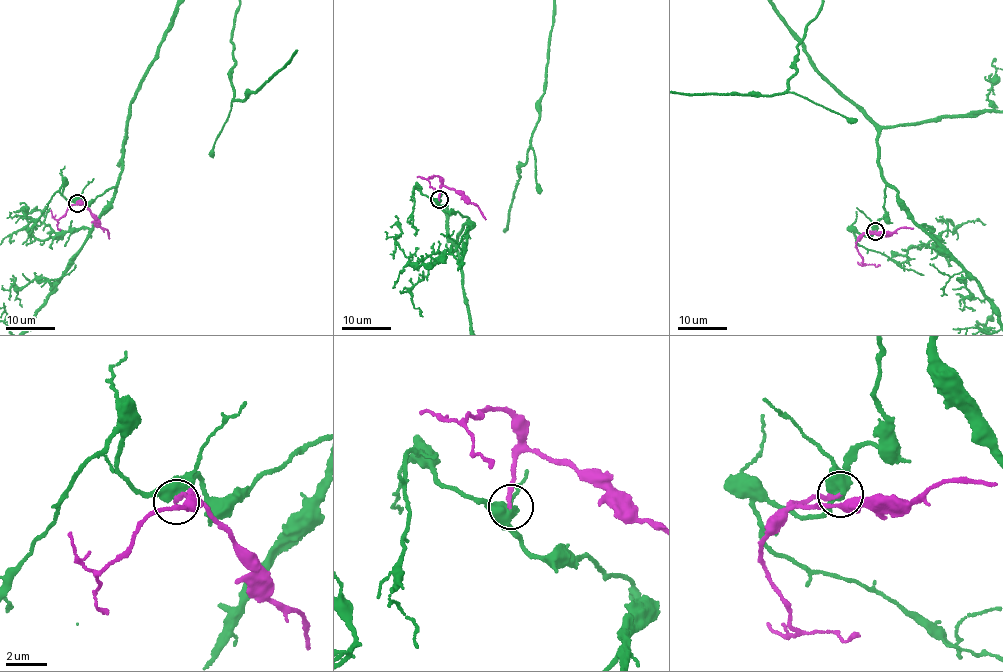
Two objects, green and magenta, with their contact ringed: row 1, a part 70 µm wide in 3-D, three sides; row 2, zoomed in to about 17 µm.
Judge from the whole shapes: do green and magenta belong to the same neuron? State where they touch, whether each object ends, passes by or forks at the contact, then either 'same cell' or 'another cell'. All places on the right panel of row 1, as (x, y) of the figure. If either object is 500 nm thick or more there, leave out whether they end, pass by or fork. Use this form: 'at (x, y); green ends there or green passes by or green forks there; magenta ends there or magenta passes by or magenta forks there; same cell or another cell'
at (875, 231); green passes by; magenta ends there; same cell

